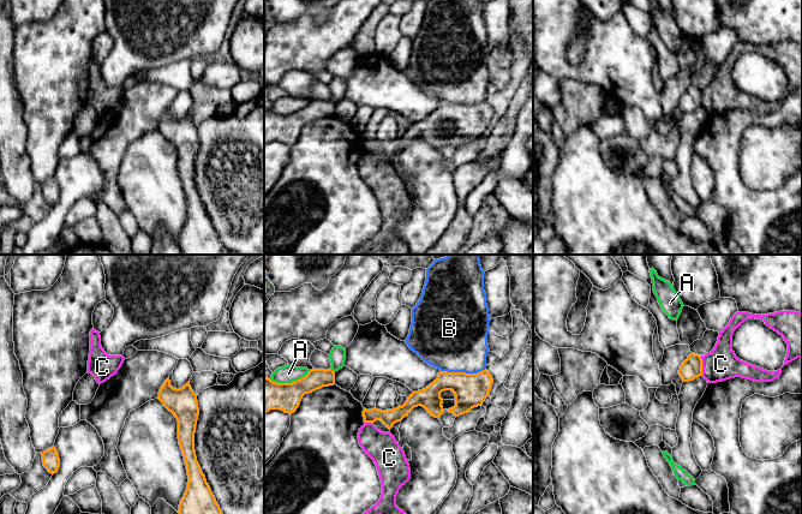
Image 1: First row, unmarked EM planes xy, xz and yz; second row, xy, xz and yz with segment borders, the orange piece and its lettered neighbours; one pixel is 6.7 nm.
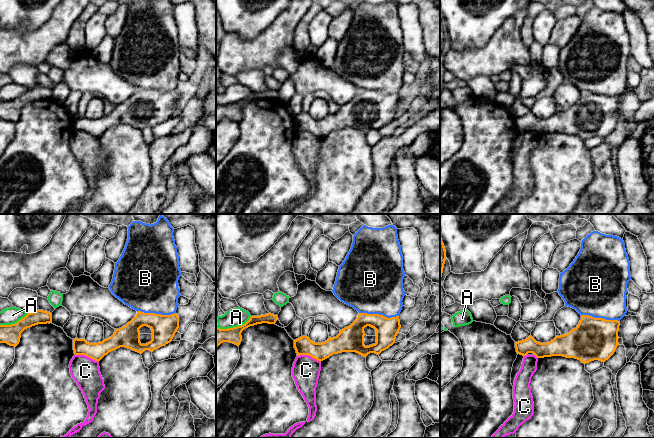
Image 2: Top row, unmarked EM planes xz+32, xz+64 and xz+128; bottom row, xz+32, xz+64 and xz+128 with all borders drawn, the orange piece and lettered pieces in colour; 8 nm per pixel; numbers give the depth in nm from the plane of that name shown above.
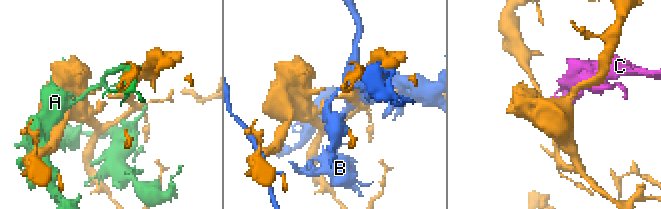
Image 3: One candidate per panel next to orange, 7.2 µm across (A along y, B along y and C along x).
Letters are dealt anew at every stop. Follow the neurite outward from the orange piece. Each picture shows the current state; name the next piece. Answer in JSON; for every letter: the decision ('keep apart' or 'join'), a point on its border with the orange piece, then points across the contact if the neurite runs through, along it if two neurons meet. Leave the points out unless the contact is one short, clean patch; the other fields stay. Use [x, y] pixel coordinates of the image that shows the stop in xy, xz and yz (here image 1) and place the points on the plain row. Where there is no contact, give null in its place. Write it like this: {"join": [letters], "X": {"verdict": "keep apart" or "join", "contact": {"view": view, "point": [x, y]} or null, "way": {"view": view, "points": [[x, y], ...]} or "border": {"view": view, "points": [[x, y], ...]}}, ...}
{"join": [], "A": {"verdict": "keep apart", "contact": {"view": "xz", "point": [289, 114]}}, "B": {"verdict": "keep apart", "contact": {"view": "xz", "point": [462, 103]}}, "C": {"verdict": "keep apart", "contact": {"view": "yz", "point": [701, 96]}, "border": {"view": "yz", "points": [[700, 87], [702, 106]]}}}

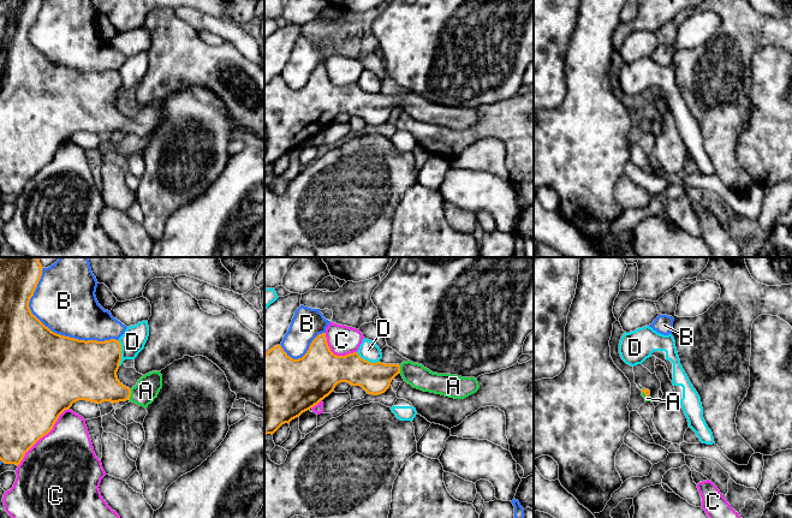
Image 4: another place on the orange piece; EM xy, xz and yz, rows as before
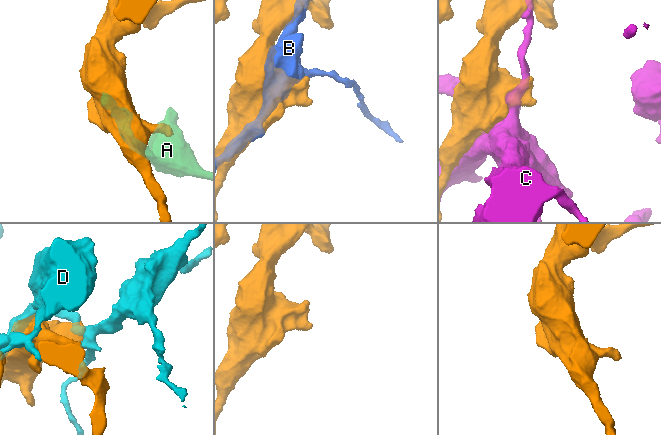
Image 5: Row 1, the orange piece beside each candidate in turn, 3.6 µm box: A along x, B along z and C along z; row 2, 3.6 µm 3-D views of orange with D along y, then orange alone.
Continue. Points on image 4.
{"join": ["A"], "A": {"verdict": "join", "contact": {"view": "xy", "point": [130, 125]}, "way": {"view": "xy", "points": [[96, 112], [114, 123], [130, 125], [142, 125], [146, 121]]}}, "B": {"verdict": "keep apart", "contact": {"view": "xy", "point": [53, 63]}}, "C": {"verdict": "keep apart", "contact": {"view": "xy", "point": [43, 166]}}, "D": {"verdict": "keep apart", "contact": {"view": "xy", "point": [120, 84]}}}

